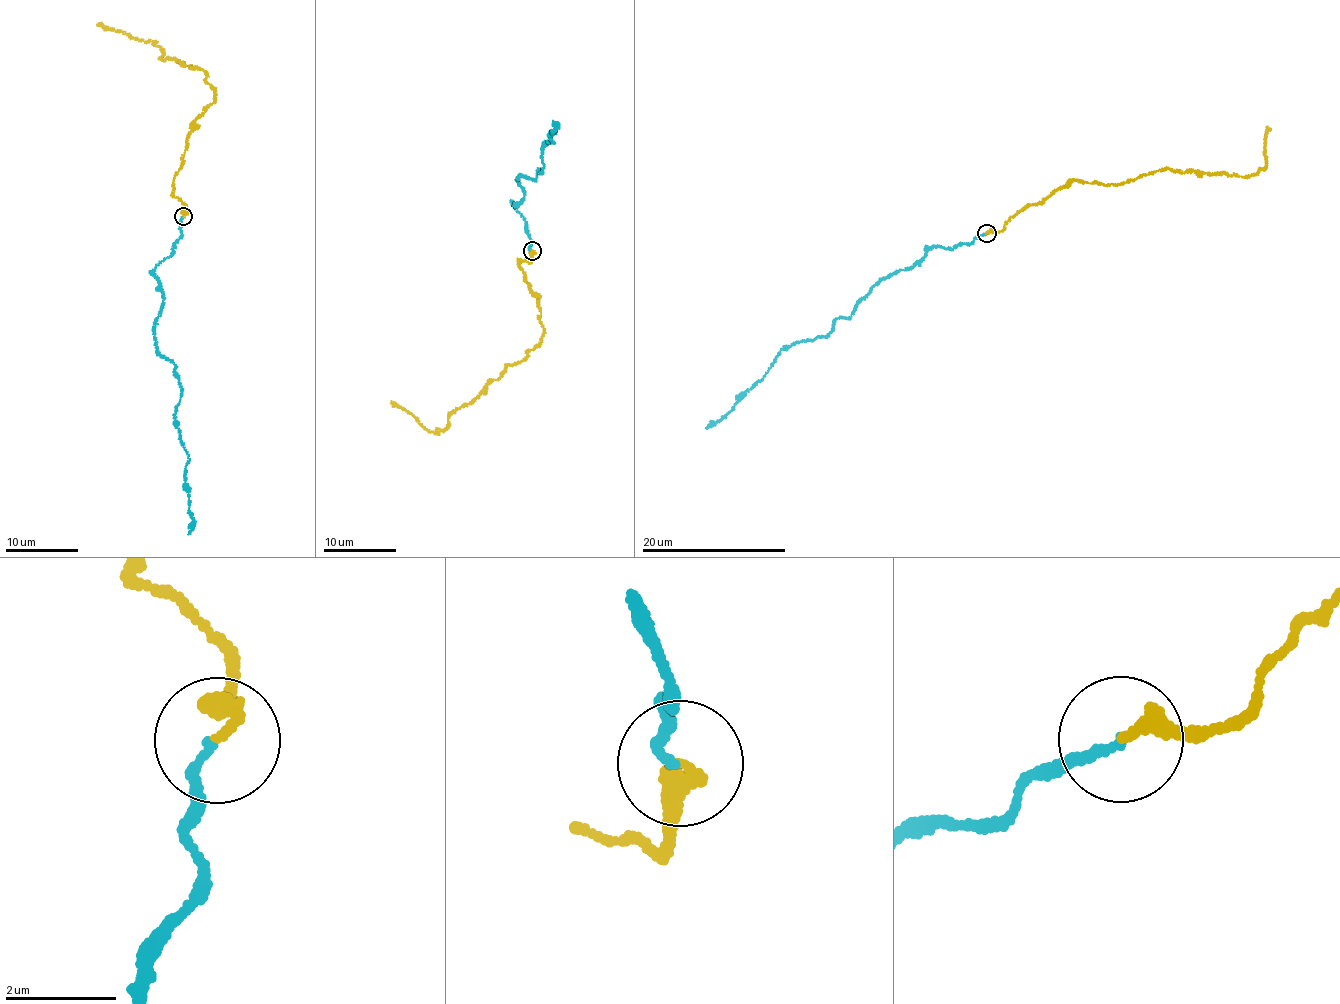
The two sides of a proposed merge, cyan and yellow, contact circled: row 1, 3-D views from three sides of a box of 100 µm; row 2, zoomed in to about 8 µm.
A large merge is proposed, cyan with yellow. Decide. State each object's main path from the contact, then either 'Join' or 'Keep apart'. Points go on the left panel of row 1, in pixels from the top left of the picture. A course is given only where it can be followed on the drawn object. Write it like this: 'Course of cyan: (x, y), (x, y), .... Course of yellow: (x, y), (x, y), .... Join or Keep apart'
Course of cyan: (183, 217), (174, 252), (156, 266), (164, 299), (153, 333), (182, 392), (175, 423), (188, 458), (188, 534). Course of yellow: (183, 217), (172, 184), (196, 120), (216, 94), (204, 71), (161, 59), (147, 40), (96, 25). Join

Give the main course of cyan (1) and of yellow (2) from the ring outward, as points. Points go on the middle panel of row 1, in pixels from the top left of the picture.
1: (531, 250), (525, 218), (515, 208), (524, 197), (516, 179), (533, 180), (543, 171), (553, 121)
2: (531, 250), (530, 261), (518, 265), (537, 298), (542, 342), (443, 429), (429, 431), (391, 400)

